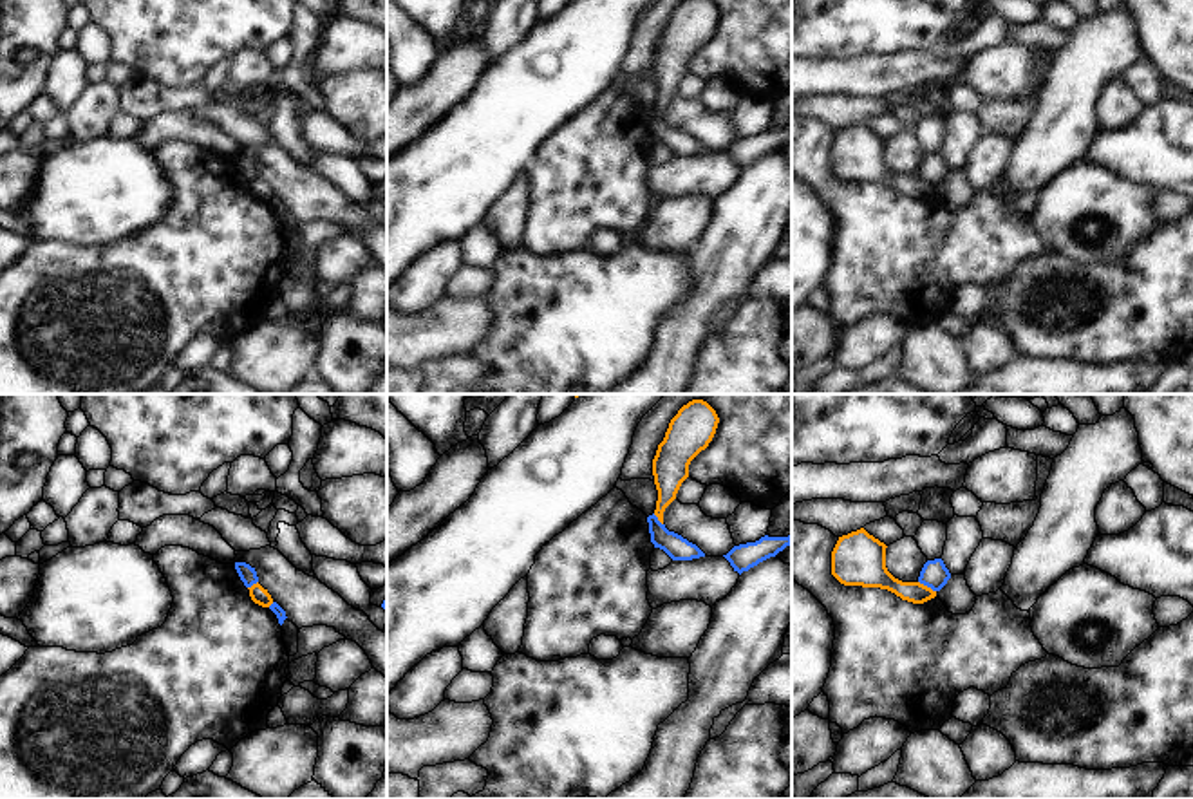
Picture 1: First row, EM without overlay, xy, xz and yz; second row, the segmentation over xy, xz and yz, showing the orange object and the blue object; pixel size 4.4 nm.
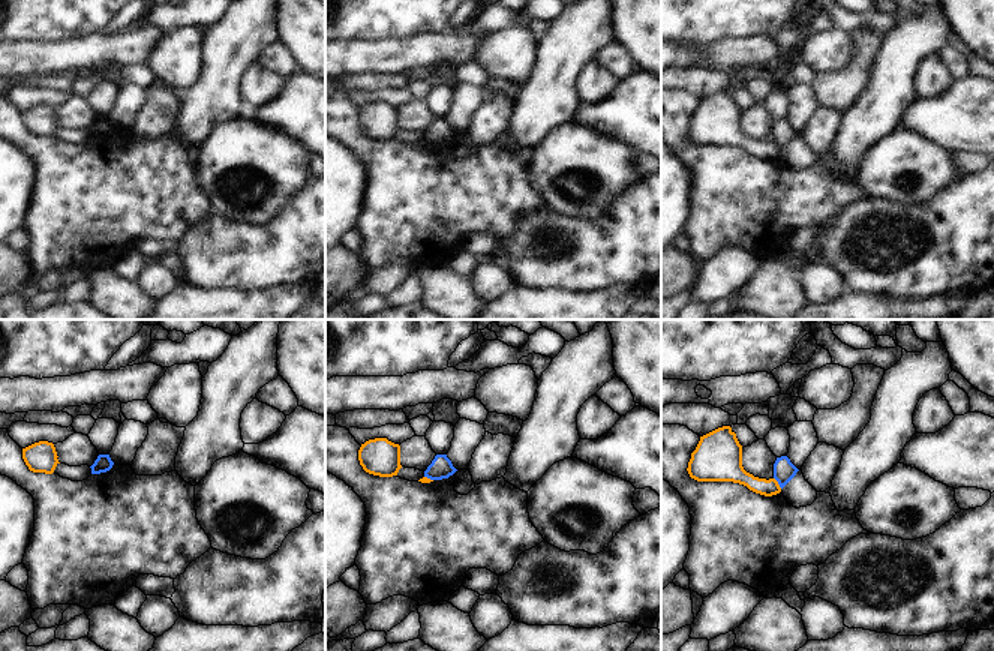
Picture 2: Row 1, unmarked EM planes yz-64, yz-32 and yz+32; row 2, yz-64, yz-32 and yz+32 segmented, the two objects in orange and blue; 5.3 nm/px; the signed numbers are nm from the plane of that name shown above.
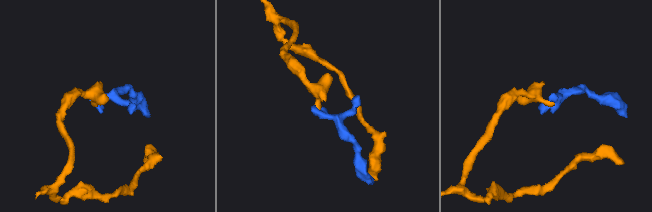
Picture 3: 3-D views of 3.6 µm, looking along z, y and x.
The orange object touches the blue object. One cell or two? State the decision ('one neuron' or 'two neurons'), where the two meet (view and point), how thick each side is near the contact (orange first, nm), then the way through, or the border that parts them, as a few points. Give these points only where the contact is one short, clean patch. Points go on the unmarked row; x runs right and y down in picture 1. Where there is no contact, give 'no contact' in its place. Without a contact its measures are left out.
two neurons; meets orange in yz at (926, 181); 140 nm thick on the orange side, 120 nm on the other; border along yz (919, 176), (935, 187)

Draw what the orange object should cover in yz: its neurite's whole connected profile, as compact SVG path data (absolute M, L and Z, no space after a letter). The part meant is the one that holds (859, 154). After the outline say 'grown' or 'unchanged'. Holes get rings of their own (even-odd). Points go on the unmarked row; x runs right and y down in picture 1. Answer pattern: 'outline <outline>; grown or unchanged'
outline M864 123L839 132L831 146L831 170L844 181L880 183L902 195L924 199L936 186L920 177L902 177L886 163L886 139Z; unchanged

